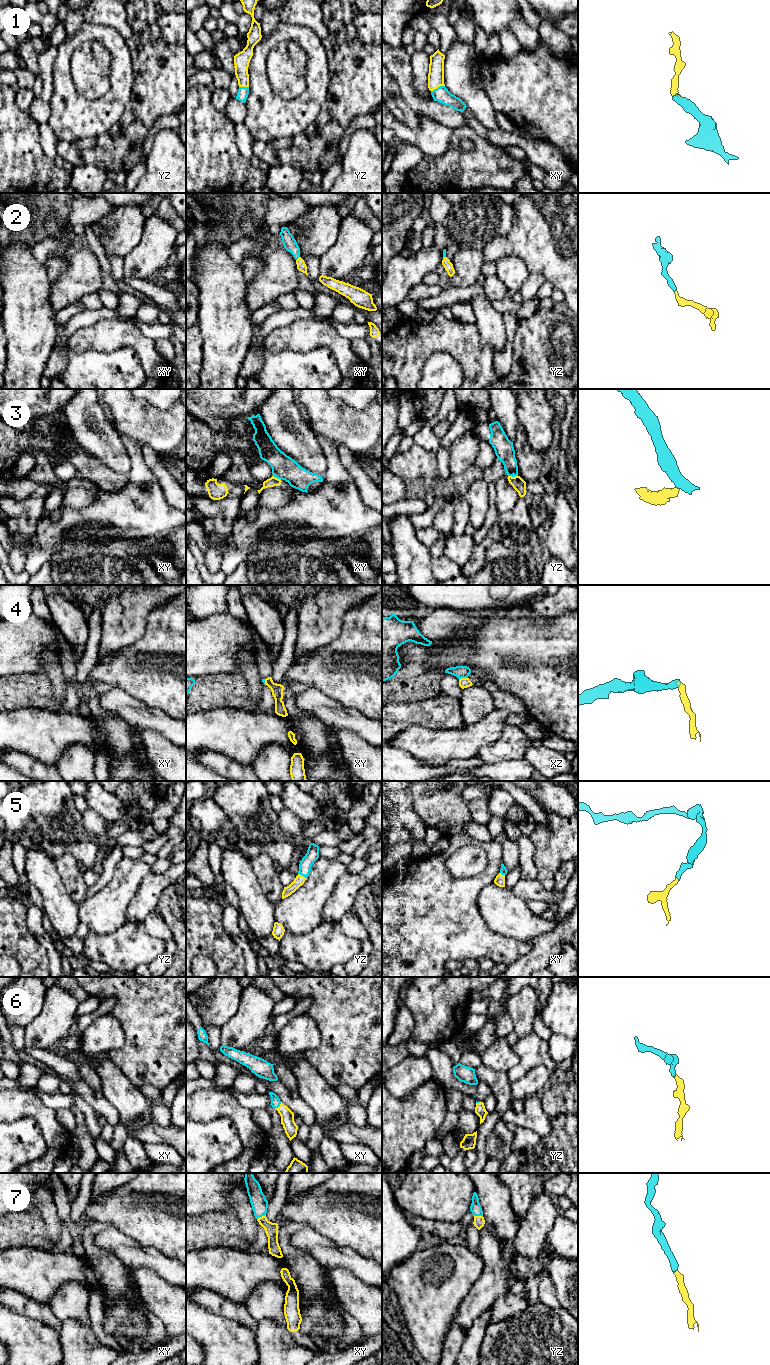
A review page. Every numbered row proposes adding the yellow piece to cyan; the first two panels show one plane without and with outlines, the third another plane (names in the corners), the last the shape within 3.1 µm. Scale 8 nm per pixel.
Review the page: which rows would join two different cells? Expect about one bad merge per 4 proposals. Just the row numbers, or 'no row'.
3, 4

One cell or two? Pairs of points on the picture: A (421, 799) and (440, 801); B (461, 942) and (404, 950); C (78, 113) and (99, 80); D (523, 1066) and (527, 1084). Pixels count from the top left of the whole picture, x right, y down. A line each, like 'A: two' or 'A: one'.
A: one
B: one
C: two
D: two

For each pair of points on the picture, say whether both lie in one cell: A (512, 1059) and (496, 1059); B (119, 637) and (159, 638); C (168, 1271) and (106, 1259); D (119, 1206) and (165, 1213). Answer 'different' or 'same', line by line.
A: same
B: different
C: different
D: same

